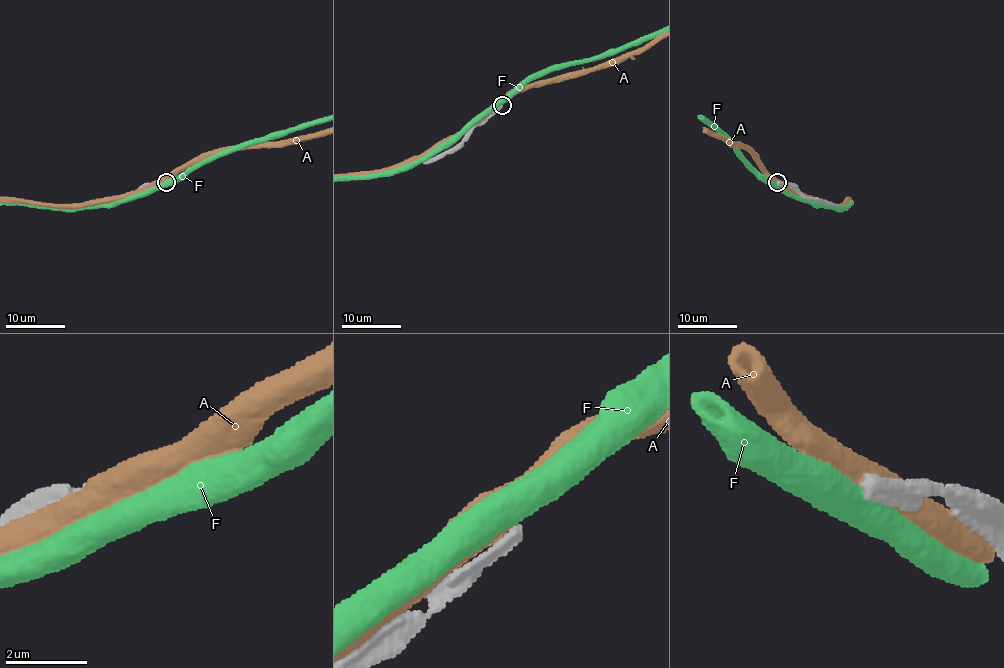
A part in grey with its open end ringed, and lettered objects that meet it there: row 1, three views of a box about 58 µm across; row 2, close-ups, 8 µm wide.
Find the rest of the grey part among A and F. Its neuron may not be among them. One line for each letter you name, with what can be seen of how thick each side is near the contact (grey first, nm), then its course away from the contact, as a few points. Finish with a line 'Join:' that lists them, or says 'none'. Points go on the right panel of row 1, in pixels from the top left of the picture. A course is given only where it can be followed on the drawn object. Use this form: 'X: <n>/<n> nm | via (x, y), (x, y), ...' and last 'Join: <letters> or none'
Join: none

